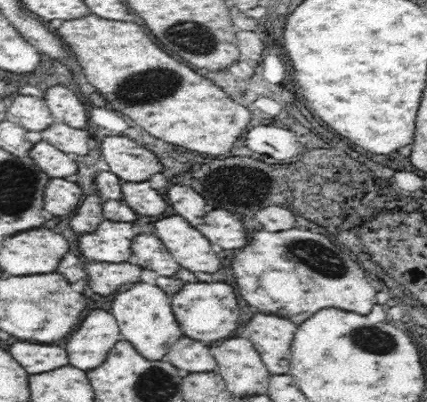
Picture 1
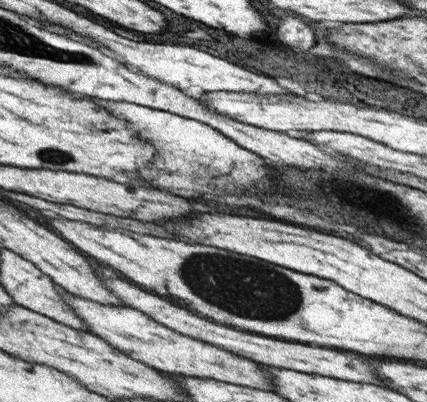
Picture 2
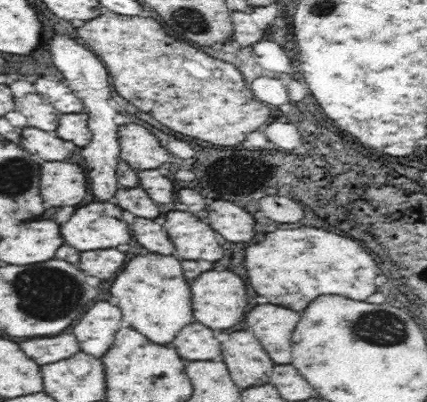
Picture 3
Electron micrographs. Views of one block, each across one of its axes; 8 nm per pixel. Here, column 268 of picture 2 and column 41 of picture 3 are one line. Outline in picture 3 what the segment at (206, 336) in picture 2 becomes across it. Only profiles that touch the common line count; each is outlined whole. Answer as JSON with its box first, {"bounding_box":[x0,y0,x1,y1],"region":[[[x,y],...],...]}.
{"bounding_box":[20,334,80,364],"region":[[[58,334],[54,338],[34,338],[34,340],[26,340],[20,344],[22,352],[28,358],[34,358],[34,362],[42,364],[50,364],[50,362],[58,362],[62,358],[70,358],[76,352],[80,352],[80,346],[76,342],[76,338],[72,334]]]}

